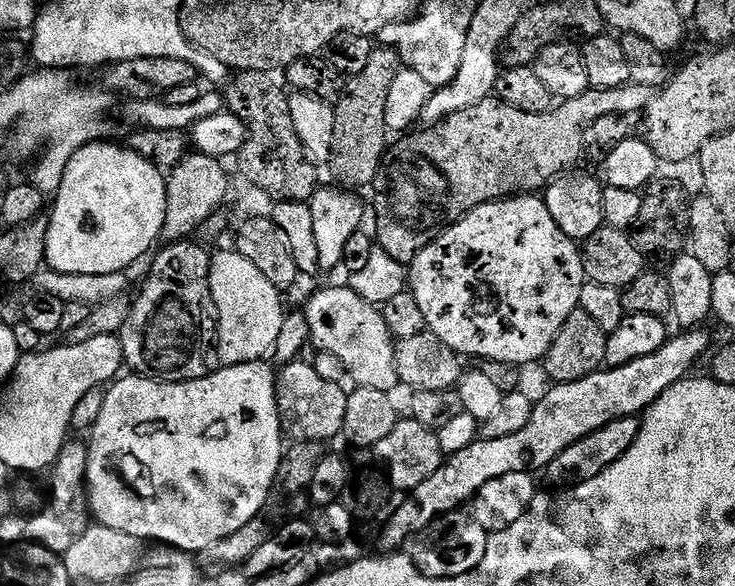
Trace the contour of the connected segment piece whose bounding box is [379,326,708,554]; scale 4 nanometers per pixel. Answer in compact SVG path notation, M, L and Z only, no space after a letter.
M697 326L681 331L681 336L669 335L664 345L654 354L648 357L638 358L636 361L626 362L625 365L618 365L616 368L605 367L603 370L590 374L586 378L578 378L578 382L566 382L565 384L552 384L549 392L541 400L537 399L532 406L530 422L518 430L518 434L506 434L506 438L490 438L482 440L477 438L466 450L458 450L458 454L447 457L444 465L422 486L418 486L396 509L391 509L392 517L384 524L384 529L380 532L379 551L384 554L396 554L401 551L400 548L404 543L407 545L430 522L434 522L438 517L445 516L447 512L461 511L474 497L486 482L494 482L494 478L502 478L502 474L522 474L531 472L540 474L550 466L552 462L568 446L573 446L574 442L586 438L587 435L593 434L596 430L601 430L608 423L620 420L626 416L639 417L647 412L648 407L660 397L670 386L674 386L679 380L685 379L688 372L700 360L700 355L708 348L708 336L704 333L703 327Z

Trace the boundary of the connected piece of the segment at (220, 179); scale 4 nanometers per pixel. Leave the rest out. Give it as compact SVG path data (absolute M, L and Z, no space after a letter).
M189 154L186 159L179 164L176 168L171 169L166 176L166 218L164 219L164 231L162 233L163 239L168 242L175 242L177 240L187 240L195 237L195 232L199 233L204 227L204 223L208 221L209 217L215 215L223 204L224 199L229 199L230 196L230 177L228 178L228 172L223 168L224 164L219 159L210 156L204 156L201 154Z

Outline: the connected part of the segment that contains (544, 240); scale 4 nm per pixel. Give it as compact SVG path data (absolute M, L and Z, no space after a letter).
M536 194L523 196L510 196L507 200L495 200L489 204L483 204L466 214L456 224L442 233L437 240L430 242L426 250L422 250L410 265L410 290L418 302L419 309L424 315L424 323L427 331L434 333L446 346L450 346L461 357L476 356L480 360L497 360L513 366L520 364L532 364L543 361L544 355L550 350L554 338L558 338L558 330L566 326L566 318L574 314L574 310L580 306L580 291L586 283L584 274L584 257L577 241L570 239L562 230L558 230L558 222L550 218L550 210L546 210L543 199Z

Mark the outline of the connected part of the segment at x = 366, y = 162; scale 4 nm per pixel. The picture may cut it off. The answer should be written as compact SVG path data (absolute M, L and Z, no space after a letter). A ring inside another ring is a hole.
M373 47L370 62L358 74L347 77L342 95L335 101L334 142L330 169L337 185L349 190L361 190L375 185L376 175L384 163L384 153L390 147L390 133L386 126L386 94L390 82L398 78L402 65L400 55L392 48ZM344 92L344 97L343 96ZM389 139L389 140L388 140Z

